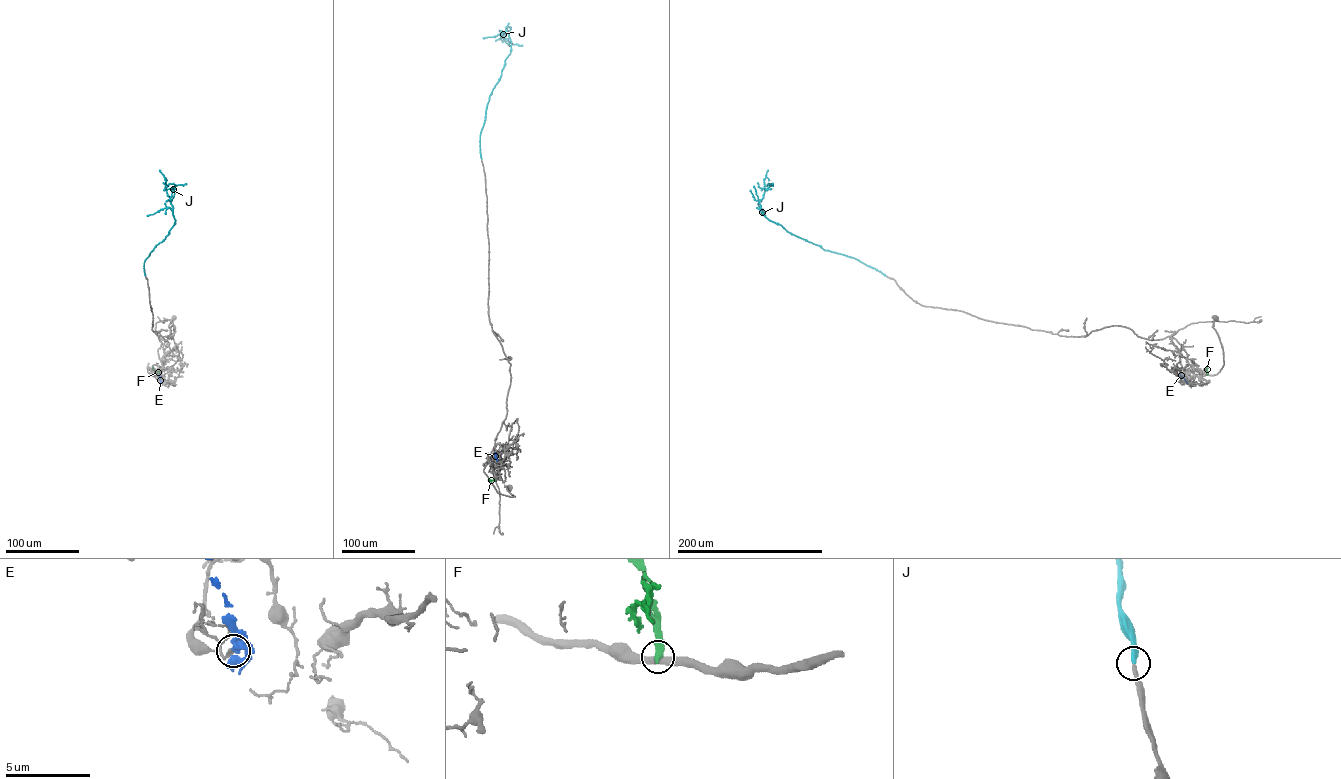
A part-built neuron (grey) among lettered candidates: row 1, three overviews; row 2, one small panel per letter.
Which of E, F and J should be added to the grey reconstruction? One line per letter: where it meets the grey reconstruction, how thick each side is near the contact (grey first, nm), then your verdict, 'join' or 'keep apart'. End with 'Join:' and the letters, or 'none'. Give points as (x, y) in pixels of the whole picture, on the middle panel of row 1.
E: meets grey at (497, 460); 160 nm thick on the grey side, 480 nm on the other; keep apart
F: meets grey at (490, 481); 400 nm thick on the grey side, 460 nm on the other; keep apart
J: meets grey at (481, 159); 300 nm thick on the grey side, 400 nm on the other; join
Join: J

